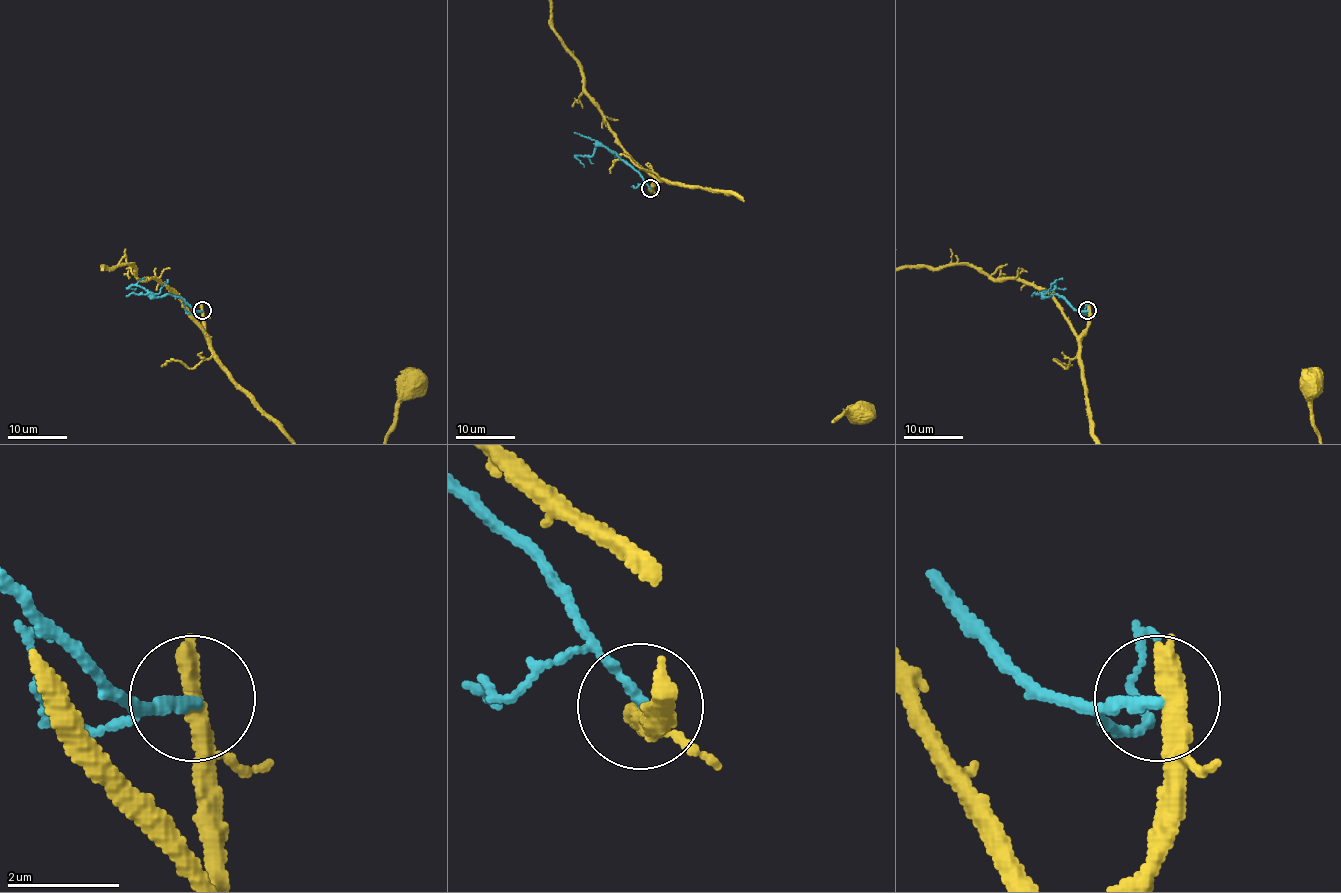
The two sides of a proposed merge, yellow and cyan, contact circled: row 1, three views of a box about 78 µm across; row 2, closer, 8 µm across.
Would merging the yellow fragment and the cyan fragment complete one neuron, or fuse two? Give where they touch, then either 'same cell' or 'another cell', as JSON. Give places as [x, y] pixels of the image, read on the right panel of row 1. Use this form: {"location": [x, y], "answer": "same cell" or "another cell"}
{"location": [1087, 310], "answer": "another cell"}

